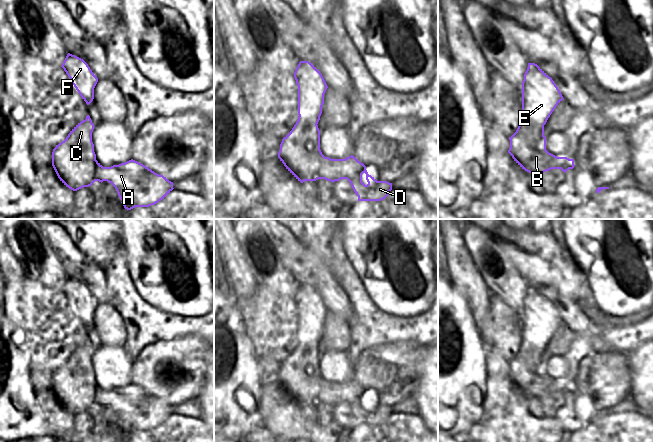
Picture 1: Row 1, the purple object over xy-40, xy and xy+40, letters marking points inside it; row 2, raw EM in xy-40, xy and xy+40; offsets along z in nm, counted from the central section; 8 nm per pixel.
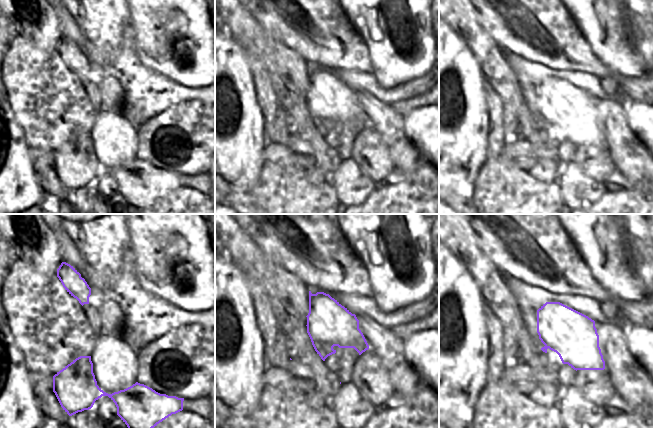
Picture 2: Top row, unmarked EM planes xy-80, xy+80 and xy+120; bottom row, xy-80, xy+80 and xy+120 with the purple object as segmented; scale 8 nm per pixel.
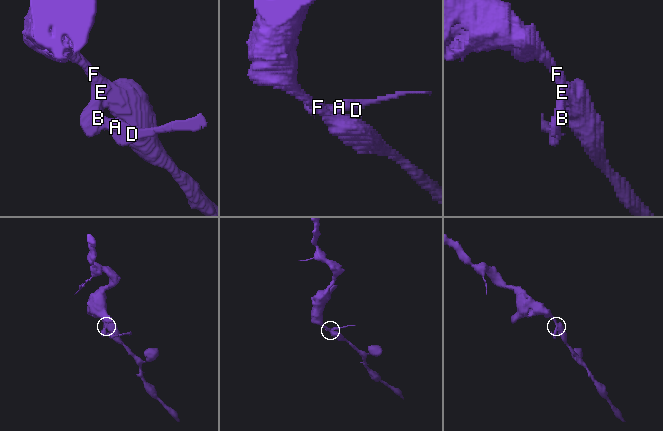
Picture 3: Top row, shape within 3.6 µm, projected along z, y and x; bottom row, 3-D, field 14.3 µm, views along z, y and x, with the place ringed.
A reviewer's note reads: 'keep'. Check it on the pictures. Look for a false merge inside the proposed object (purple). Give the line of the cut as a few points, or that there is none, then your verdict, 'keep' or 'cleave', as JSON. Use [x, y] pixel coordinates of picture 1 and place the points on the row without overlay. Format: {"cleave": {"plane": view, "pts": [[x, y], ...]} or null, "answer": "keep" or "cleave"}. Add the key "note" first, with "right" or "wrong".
{"note": "wrong", "cleave": {"plane": "xy+40", "pts": [[522, 340], [532, 342], [543, 349]]}, "answer": "cleave"}

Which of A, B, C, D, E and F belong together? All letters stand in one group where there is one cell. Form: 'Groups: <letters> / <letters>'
Groups: A B C D / E F

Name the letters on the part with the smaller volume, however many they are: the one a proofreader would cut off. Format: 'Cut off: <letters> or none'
Cut off: A, B, C, D

